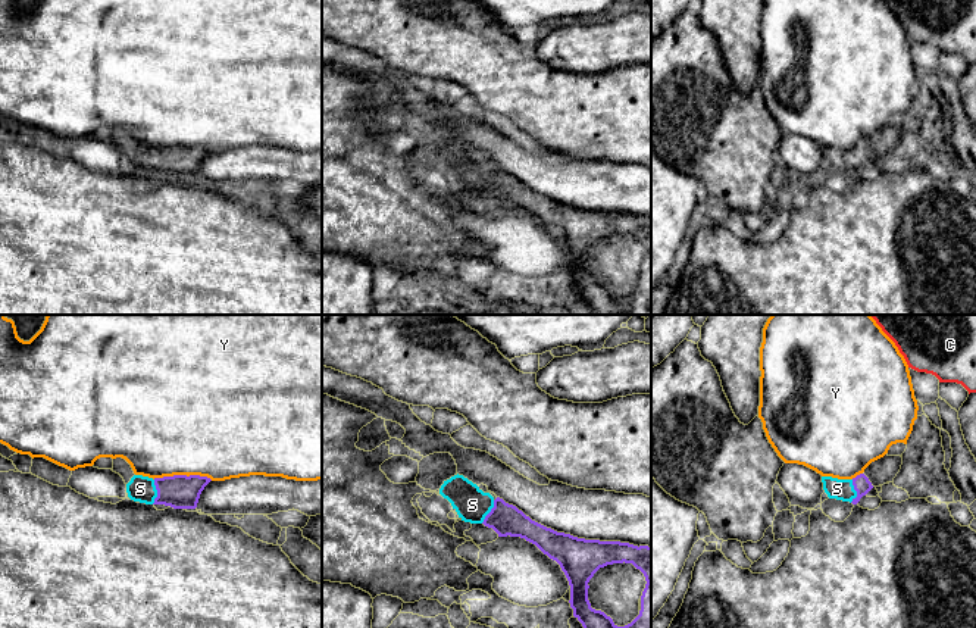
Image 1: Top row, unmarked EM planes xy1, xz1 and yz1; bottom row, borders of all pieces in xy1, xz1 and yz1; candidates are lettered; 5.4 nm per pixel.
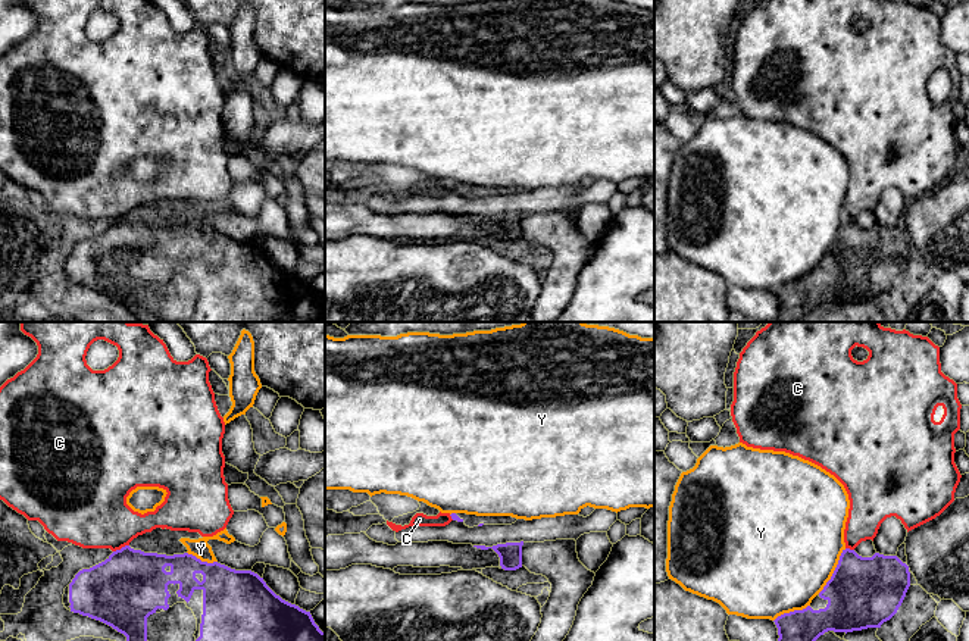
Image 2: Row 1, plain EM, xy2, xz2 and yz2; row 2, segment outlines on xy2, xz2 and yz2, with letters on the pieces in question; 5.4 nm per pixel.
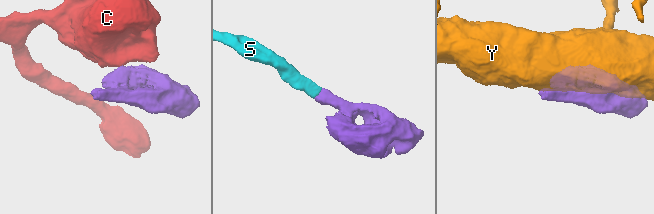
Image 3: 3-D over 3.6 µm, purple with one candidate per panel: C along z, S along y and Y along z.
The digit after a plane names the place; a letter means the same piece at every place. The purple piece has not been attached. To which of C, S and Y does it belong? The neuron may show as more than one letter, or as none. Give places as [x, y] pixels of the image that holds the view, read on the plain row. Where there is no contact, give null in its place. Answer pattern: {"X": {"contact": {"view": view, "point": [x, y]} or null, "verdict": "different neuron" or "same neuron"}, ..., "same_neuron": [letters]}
{"C": {"contact": {"view": "xy2", "point": [122, 218]}, "verdict": "different neuron"}, "S": {"contact": {"view": "xy1", "point": [158, 162]}, "verdict": "same neuron"}, "Y": {"contact": {"view": "xy1", "point": [182, 146]}, "verdict": "different neuron"}, "same_neuron": ["S"]}

